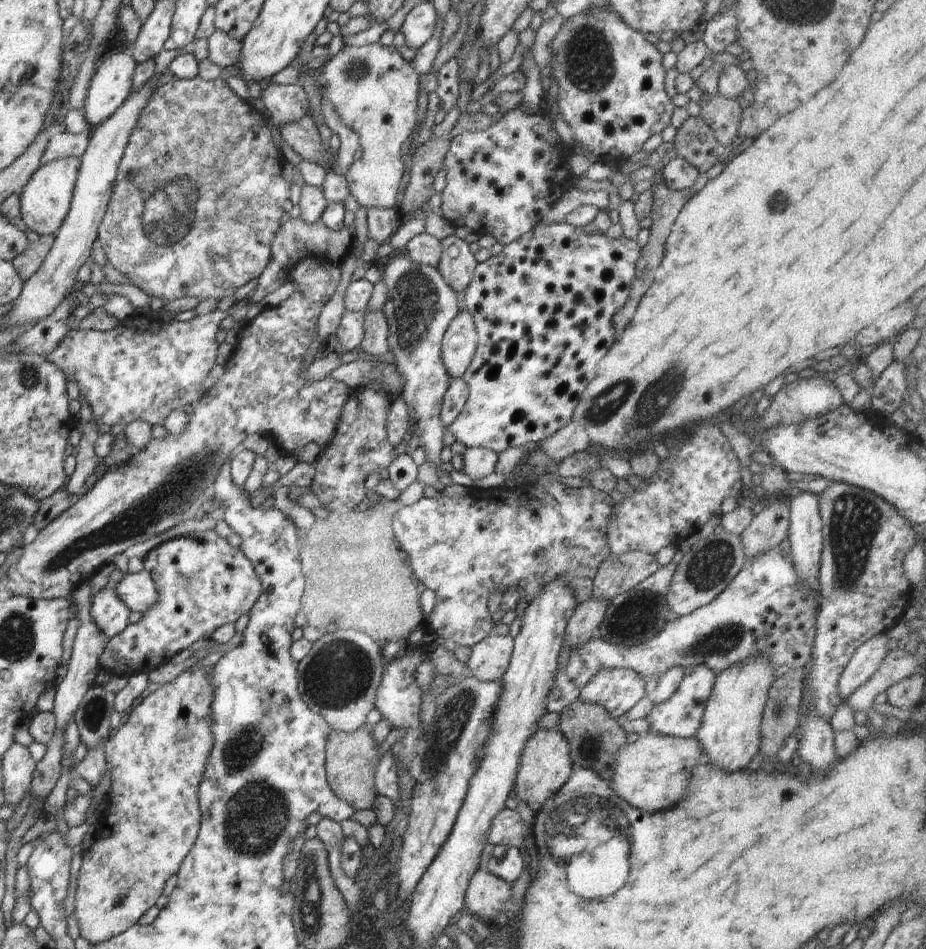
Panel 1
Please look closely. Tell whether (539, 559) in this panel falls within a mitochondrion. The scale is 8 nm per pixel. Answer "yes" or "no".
yes

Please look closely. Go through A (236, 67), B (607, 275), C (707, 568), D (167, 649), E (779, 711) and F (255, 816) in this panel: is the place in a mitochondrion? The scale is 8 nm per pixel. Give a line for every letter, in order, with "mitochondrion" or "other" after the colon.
A: other
B: other
C: mitochondrion
D: other
E: mitochondrion
F: mitochondrion

